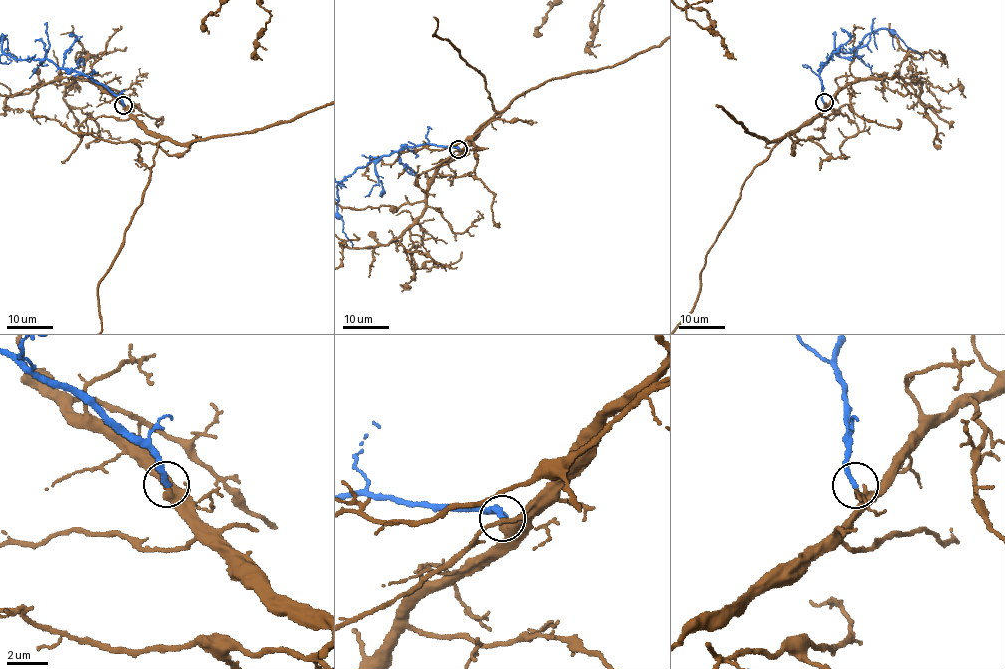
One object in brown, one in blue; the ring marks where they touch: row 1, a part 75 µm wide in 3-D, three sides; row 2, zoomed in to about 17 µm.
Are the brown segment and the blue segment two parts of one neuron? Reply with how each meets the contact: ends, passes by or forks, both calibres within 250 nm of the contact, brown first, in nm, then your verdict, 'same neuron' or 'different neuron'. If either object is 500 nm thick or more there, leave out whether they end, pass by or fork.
brown ends | blue ends | 440/280 nm | same neuron

